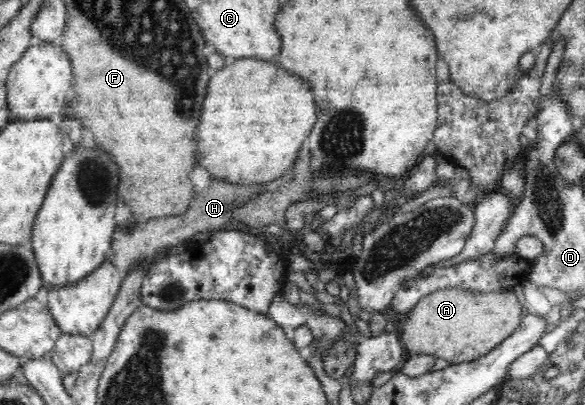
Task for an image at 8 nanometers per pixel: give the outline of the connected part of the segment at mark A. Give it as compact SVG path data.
M445 287L421 298L415 307L407 312L407 319L399 322L401 342L411 355L431 354L443 358L450 364L472 361L492 351L509 338L521 324L524 304L511 289L498 291L473 291L467 287Z

